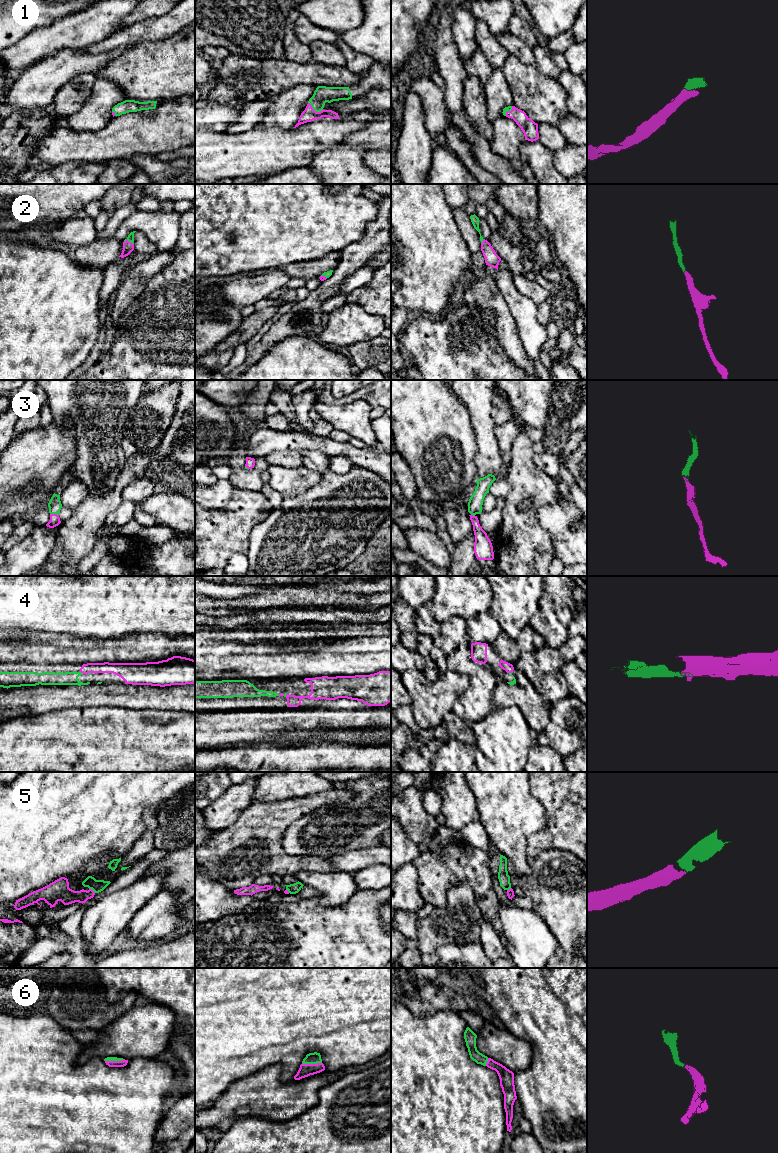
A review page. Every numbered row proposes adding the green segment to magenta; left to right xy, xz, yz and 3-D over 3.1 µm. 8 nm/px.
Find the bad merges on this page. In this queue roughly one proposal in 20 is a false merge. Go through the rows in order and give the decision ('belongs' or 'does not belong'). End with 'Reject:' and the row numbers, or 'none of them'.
1: belongs
2: belongs
3: belongs
4: belongs
5: belongs
6: belongs
Reject: none of them

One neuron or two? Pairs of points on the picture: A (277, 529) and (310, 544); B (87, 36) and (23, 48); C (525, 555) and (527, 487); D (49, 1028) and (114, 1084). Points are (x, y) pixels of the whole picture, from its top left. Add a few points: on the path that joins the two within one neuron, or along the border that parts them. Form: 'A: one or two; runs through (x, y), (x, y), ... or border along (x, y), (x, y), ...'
A: one; runs through (285, 537), (288, 540), (302, 540)
B: one; runs through (71, 35), (59, 35), (39, 44)
C: one; runs through (520, 538), (520, 530), (513, 520), (513, 504)
D: one; runs through (50, 1049), (85, 1084), (93, 1084)

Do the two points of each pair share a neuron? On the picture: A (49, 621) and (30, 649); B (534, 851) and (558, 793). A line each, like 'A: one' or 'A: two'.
A: two
B: one

